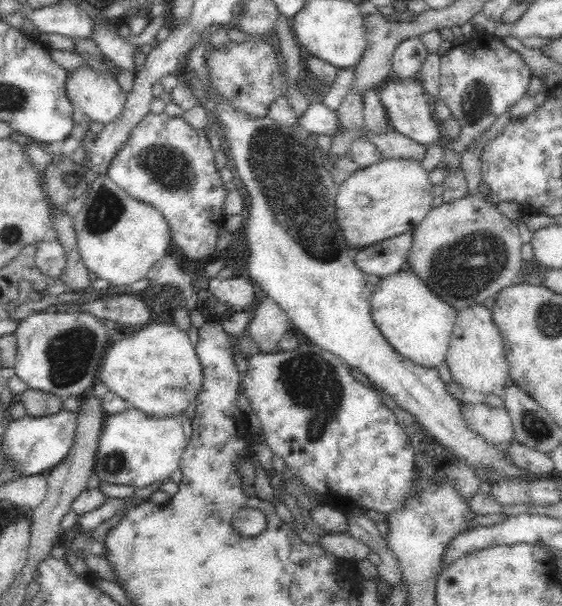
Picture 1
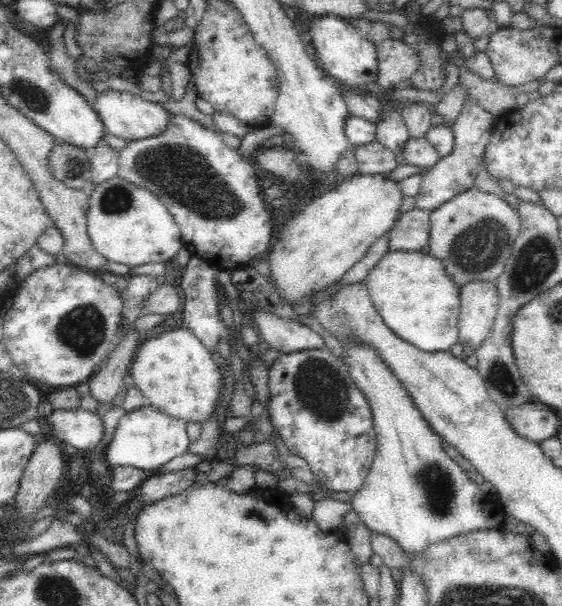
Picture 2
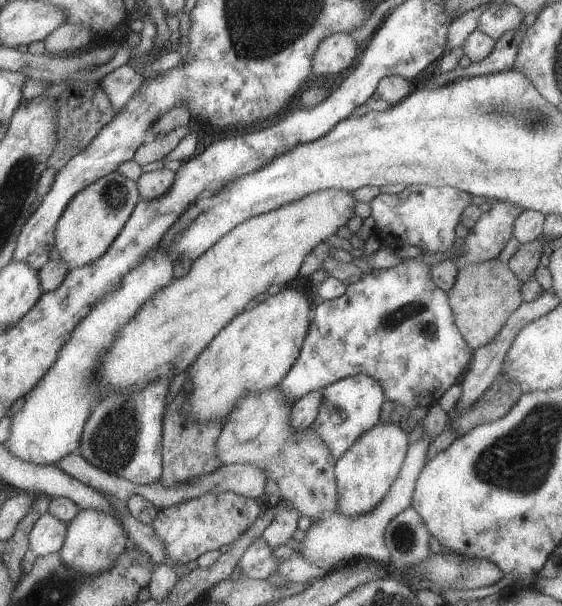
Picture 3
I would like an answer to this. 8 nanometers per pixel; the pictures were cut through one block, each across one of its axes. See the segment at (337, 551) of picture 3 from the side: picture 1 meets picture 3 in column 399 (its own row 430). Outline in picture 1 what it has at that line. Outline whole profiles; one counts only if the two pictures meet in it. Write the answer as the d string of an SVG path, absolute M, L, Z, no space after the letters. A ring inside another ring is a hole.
M462 401L461 402L461 419L464 426L471 430L476 436L483 438L486 442L502 445L514 441L512 421L506 409L492 407L486 402Z

